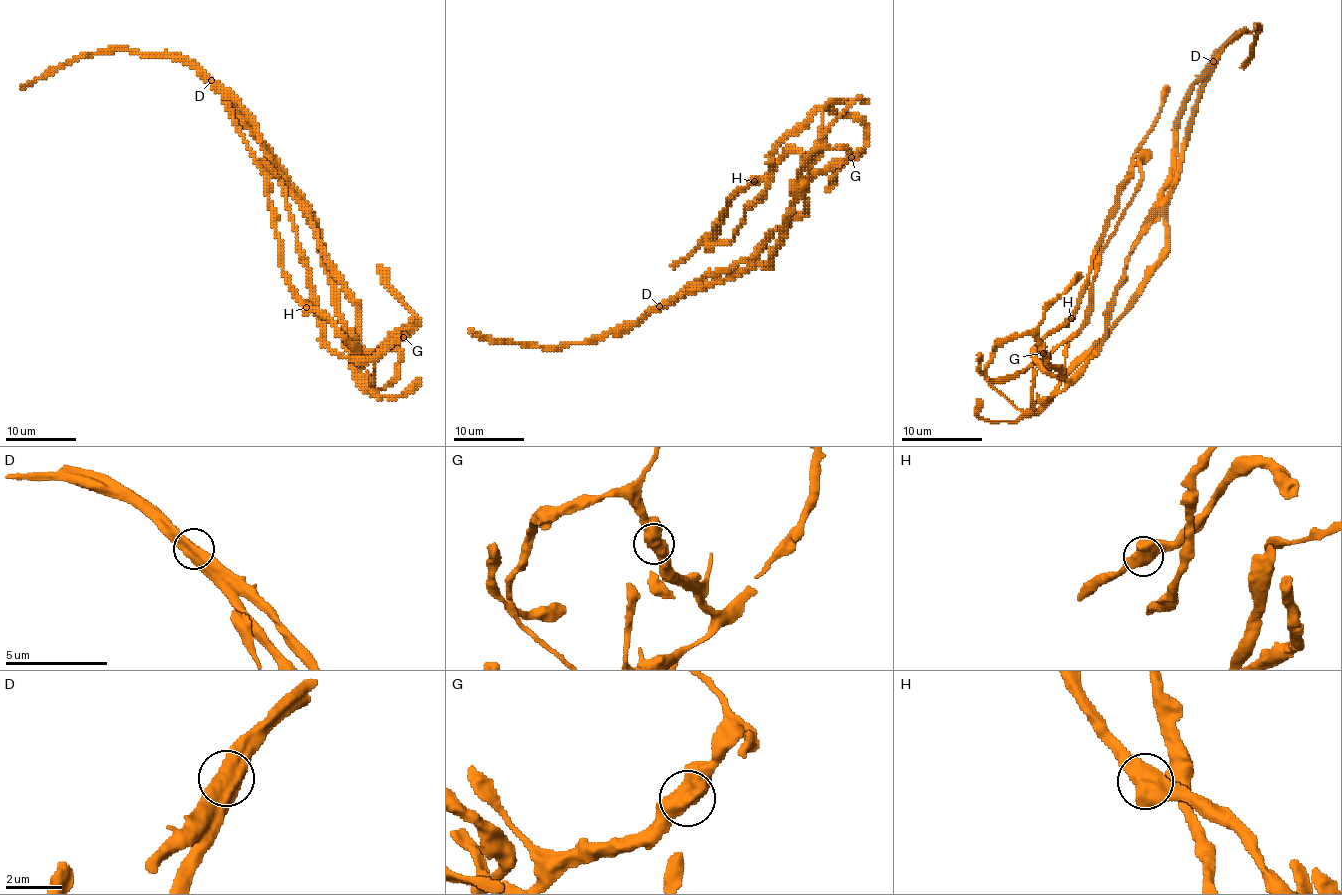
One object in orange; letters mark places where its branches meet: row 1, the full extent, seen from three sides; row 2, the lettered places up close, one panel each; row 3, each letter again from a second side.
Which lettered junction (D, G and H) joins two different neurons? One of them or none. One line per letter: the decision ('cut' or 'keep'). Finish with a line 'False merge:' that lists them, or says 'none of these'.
D: cut
G: keep
H: keep
False merge: D

